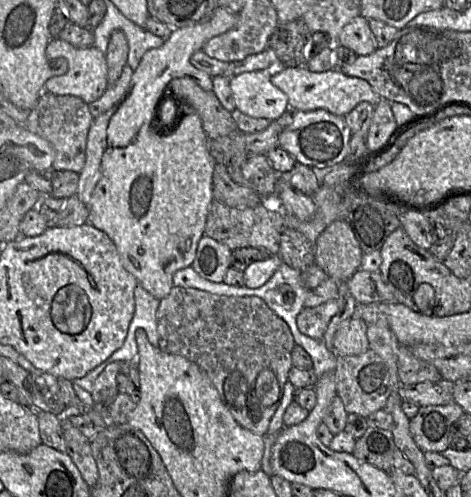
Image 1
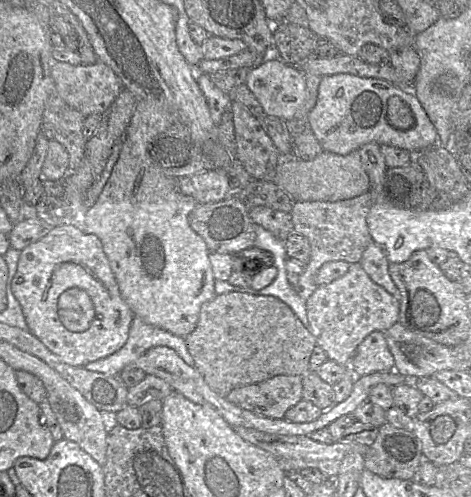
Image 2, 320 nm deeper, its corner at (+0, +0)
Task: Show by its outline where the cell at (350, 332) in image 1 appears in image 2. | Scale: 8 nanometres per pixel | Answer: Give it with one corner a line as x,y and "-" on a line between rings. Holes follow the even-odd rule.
372,332
359,344
349,368
355,377
394,369
394,358
383,332

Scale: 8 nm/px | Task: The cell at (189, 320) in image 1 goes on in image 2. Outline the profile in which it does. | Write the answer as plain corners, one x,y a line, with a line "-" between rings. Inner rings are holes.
276,375
259,383
237,387
225,398
253,413
282,419
289,408
302,400
302,376

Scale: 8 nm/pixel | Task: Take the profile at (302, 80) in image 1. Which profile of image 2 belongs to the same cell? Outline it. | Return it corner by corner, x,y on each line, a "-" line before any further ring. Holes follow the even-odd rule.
333,74
322,76
317,100
306,117
306,126
313,132
323,150
338,155
347,155
367,143
375,142
420,153
438,145
438,133
419,100
410,87
398,86
378,78
365,78
352,74
-
411,125
407,130
402,126

